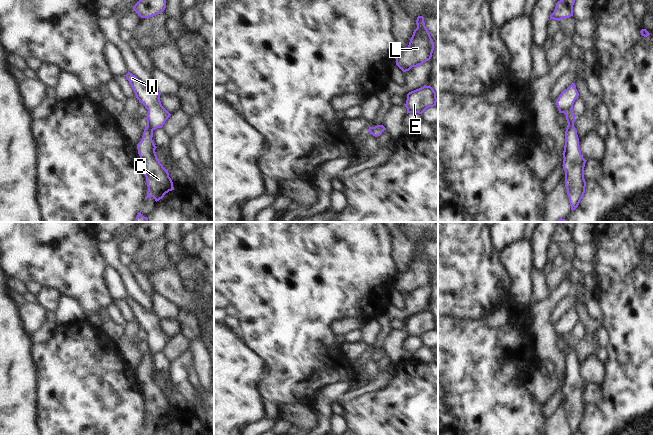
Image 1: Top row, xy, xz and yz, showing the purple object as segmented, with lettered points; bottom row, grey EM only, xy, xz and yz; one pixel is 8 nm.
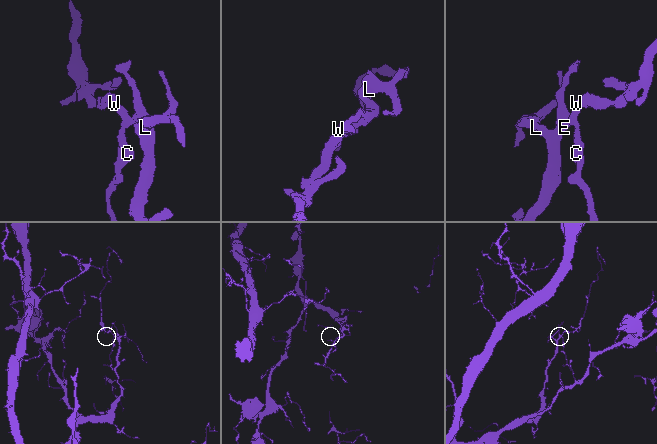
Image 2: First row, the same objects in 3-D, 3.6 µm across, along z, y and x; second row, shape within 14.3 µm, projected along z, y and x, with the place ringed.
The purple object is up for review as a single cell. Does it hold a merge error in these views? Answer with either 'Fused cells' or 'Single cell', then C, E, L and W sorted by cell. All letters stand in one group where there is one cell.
Single cell. Groups: C E L W.

